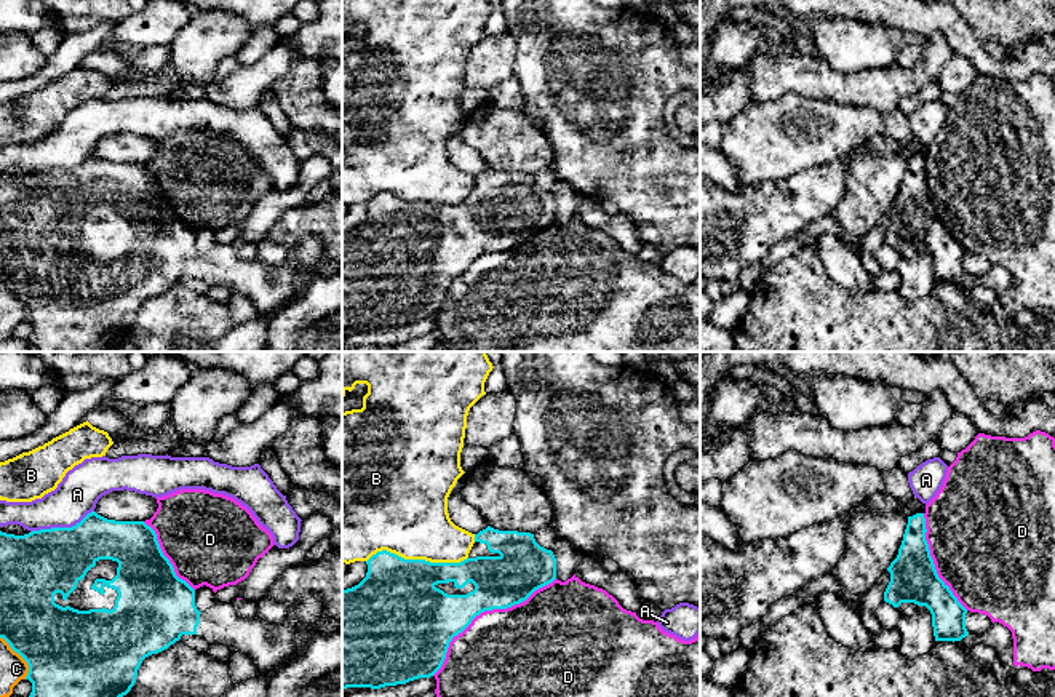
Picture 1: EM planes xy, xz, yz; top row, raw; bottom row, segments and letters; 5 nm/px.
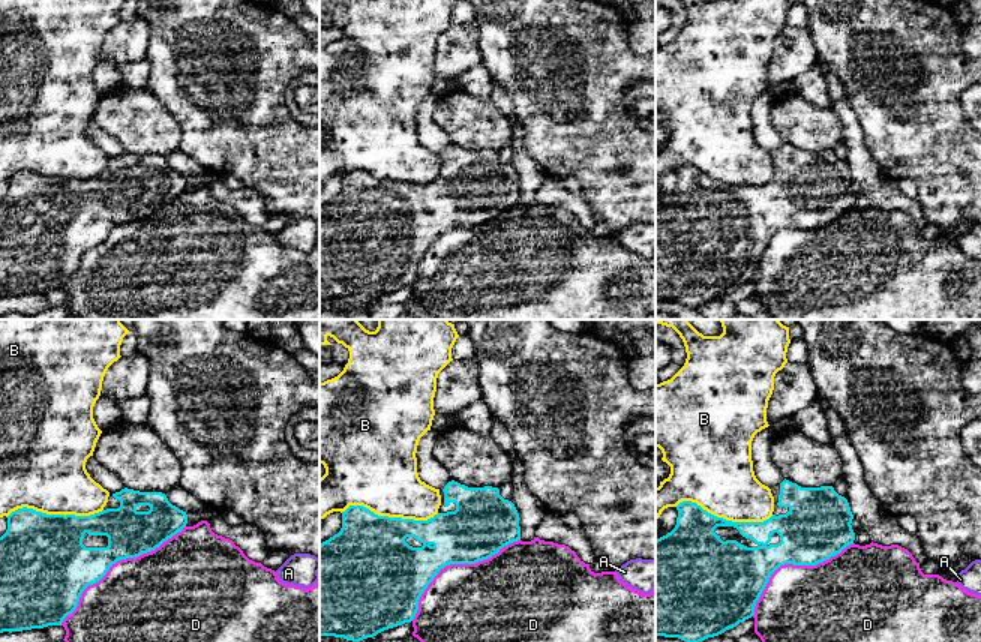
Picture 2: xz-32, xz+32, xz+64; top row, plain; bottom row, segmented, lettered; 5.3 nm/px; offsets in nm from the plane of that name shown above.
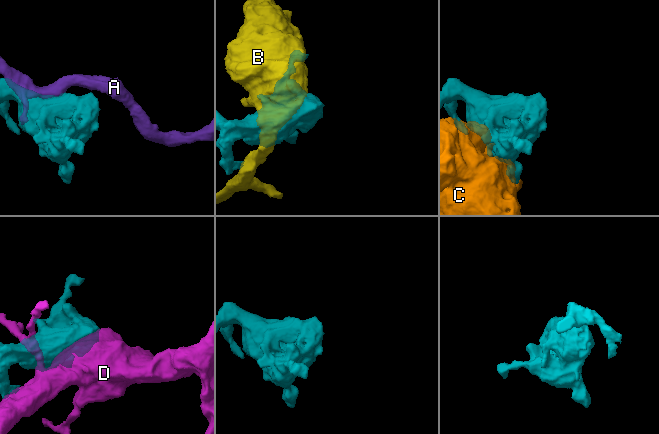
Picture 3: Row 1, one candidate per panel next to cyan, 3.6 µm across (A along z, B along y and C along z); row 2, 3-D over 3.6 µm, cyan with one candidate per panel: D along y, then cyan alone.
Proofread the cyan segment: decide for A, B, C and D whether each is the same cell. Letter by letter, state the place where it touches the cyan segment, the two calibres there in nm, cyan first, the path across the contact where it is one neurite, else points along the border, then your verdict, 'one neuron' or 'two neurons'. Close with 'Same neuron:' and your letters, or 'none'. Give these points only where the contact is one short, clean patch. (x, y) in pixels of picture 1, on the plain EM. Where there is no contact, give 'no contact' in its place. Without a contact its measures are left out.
A: contact xy (61, 170); calibres 340 and 220 nm; two neurons
B: contact xz (416, 202); calibres 420 and 420 nm; two neurons
C: contact xy (21, 298); calibres 440 and 140 nm; two neurons
D: contact xz (485, 251); calibres 260 and 460 nm; two neurons
Same neuron: none

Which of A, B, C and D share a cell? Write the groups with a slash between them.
A / B / C / D

